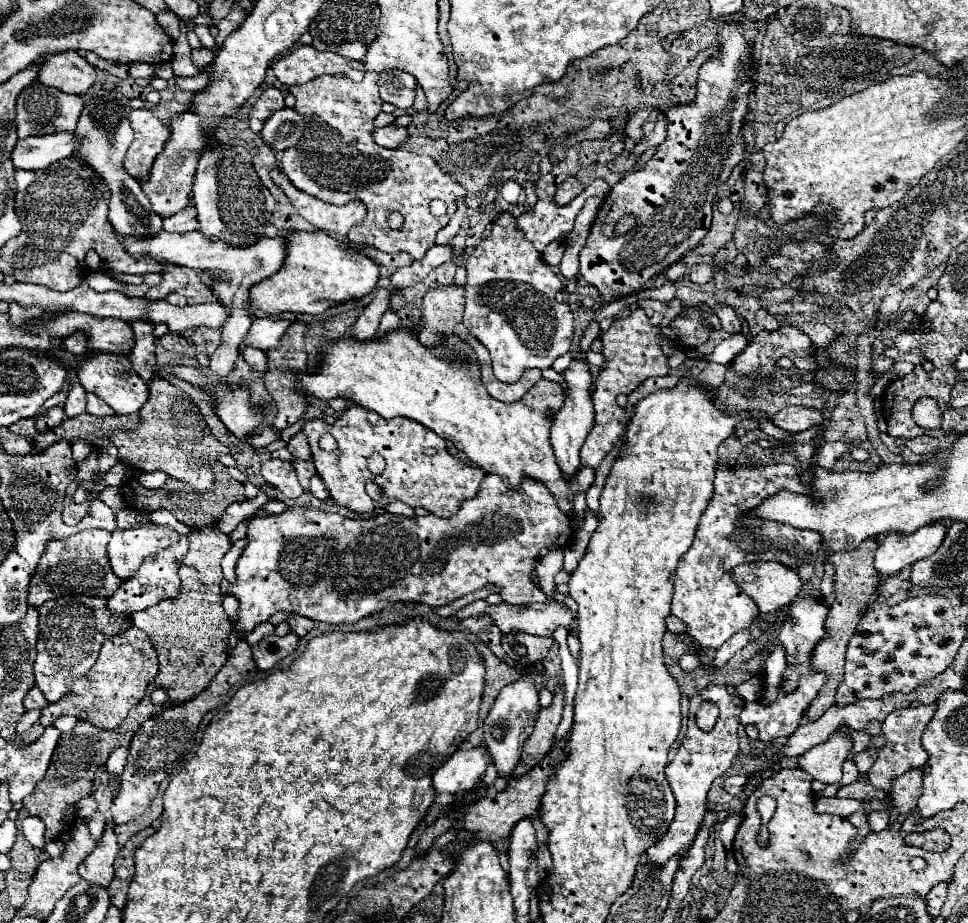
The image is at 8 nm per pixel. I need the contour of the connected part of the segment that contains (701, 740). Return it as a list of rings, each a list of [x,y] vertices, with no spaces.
[[[725,690],[725,696],[721,696],[721,702],[719,702],[721,714],[719,714],[717,724],[711,732],[703,732],[697,728],[695,718],[693,718],[695,702],[697,700],[691,700],[689,728],[687,728],[687,734],[683,738],[683,744],[679,746],[673,762],[667,766],[667,782],[671,784],[671,790],[673,790],[675,800],[677,800],[677,814],[675,814],[667,834],[655,846],[651,846],[647,850],[647,860],[655,866],[663,866],[671,856],[683,856],[689,850],[689,846],[693,844],[697,830],[707,814],[705,796],[707,796],[713,780],[729,770],[729,766],[733,764],[733,760],[737,758],[737,752],[739,752],[737,728],[739,728],[739,714],[741,714],[745,702],[739,696],[729,694]]]

